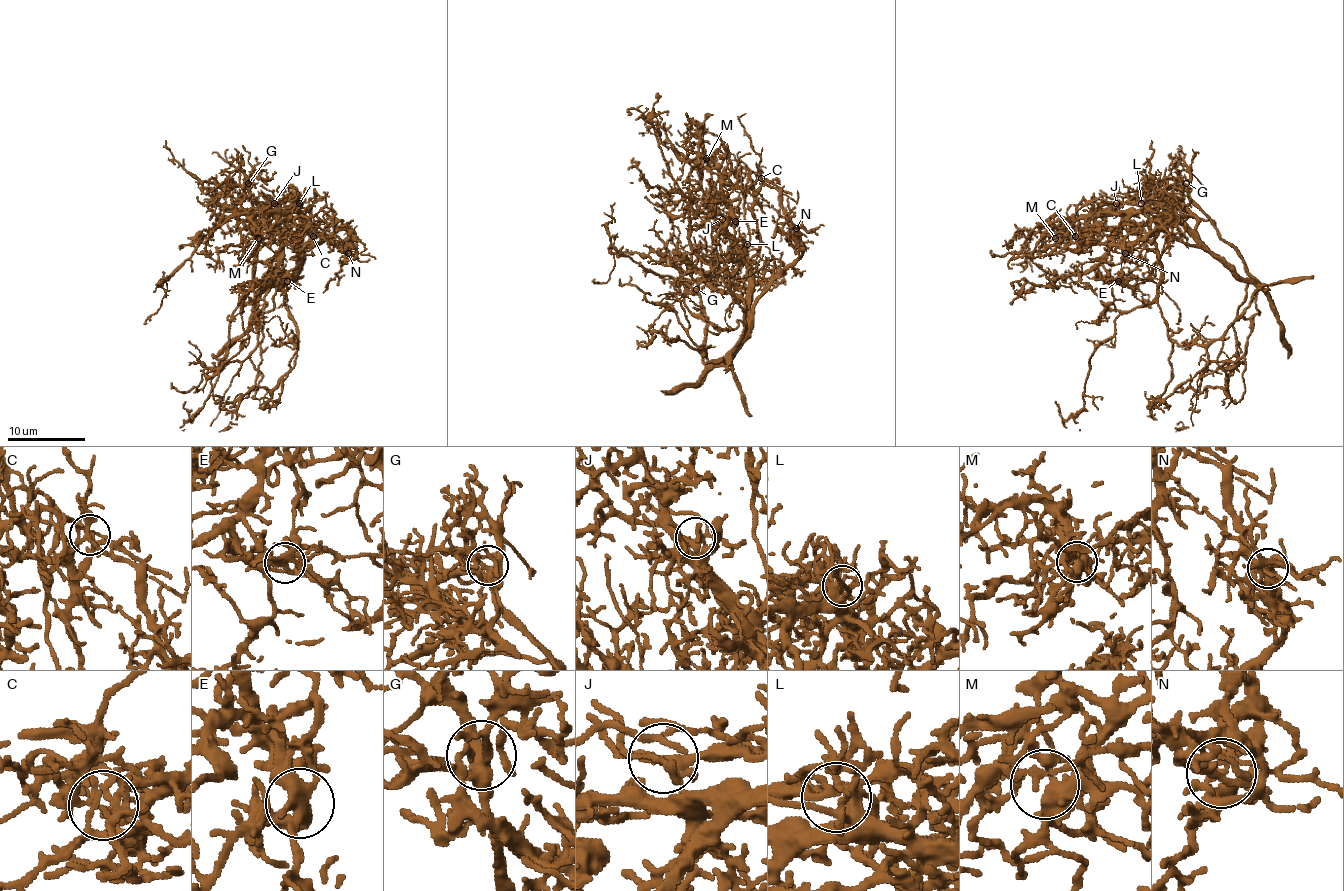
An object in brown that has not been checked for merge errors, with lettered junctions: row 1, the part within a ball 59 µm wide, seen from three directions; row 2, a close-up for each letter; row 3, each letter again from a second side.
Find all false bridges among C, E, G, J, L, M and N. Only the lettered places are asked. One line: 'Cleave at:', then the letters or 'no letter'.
Cleave at: no letter

